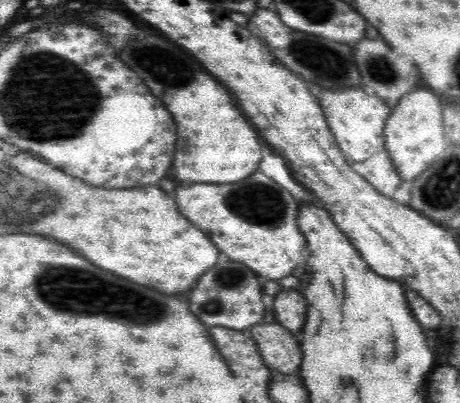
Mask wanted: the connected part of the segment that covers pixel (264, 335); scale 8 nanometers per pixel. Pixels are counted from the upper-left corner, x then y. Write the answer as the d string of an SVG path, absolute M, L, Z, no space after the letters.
M278 322L258 323L245 330L257 346L261 360L273 372L297 374L303 353L286 328Z

